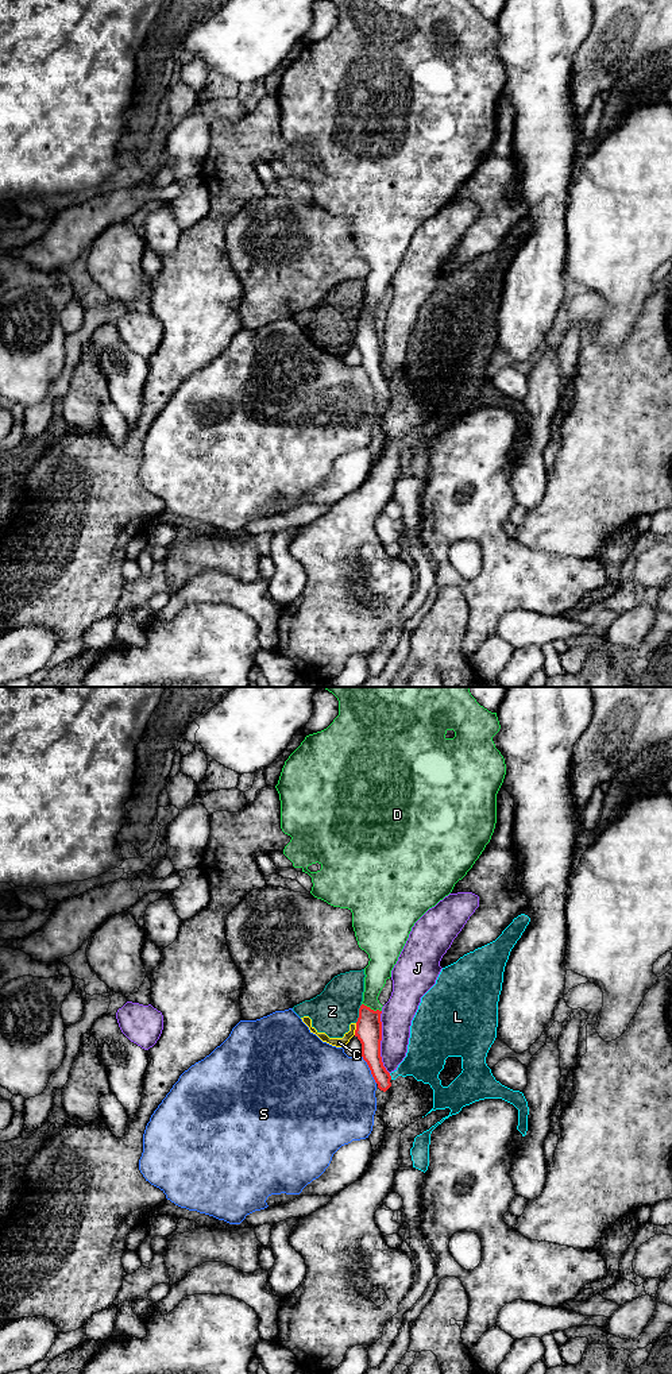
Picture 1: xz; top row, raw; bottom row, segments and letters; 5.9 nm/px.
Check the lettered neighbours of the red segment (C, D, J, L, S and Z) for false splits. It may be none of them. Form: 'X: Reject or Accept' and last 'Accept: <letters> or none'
C: Reject
D: Reject
J: Reject
L: Reject
S: Reject
Z: Reject
Accept: none

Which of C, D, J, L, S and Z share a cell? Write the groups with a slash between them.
C Z / D / J / L / S

